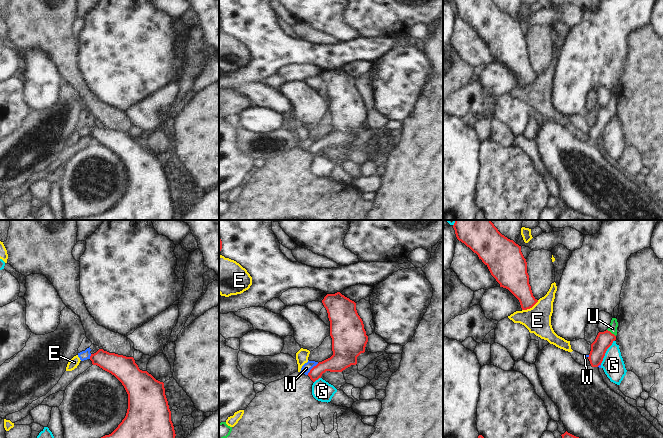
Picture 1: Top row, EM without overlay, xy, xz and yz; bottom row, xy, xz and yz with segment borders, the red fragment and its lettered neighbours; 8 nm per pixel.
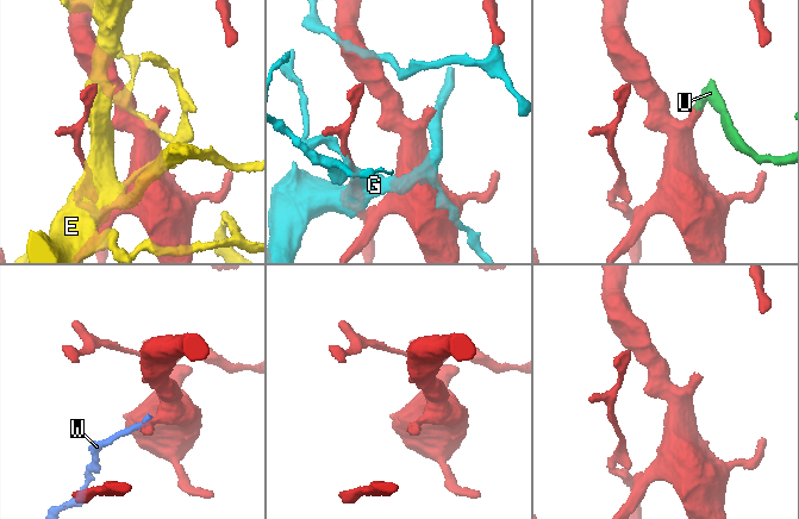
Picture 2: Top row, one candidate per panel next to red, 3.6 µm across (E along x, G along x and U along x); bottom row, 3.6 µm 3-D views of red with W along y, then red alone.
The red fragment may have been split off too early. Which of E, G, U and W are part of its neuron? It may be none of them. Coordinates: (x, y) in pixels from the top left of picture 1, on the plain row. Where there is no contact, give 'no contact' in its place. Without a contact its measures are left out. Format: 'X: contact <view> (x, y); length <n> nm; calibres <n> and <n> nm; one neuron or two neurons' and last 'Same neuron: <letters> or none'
E: contact yz (530, 83); length 160 nm; calibres 200 and 220 nm; two neurons
G: contact yz (605, 128); length 240 nm; calibres 140 and 180 nm; two neurons
U: contact yz (610, 108); length 90 nm; calibres 140 and 70 nm; one neuron
W: contact xz (312, 144); length 130 nm; calibres 160 and 70 nm; two neurons
Same neuron: U

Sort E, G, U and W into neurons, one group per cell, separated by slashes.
E / G / U / W

